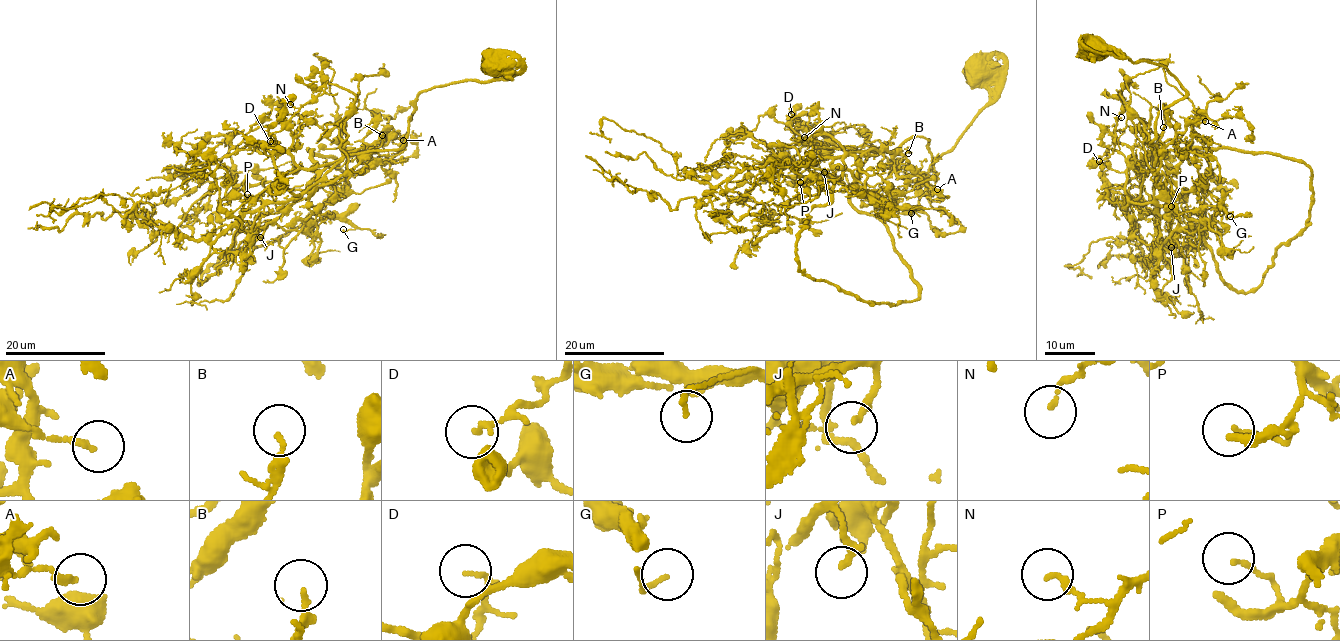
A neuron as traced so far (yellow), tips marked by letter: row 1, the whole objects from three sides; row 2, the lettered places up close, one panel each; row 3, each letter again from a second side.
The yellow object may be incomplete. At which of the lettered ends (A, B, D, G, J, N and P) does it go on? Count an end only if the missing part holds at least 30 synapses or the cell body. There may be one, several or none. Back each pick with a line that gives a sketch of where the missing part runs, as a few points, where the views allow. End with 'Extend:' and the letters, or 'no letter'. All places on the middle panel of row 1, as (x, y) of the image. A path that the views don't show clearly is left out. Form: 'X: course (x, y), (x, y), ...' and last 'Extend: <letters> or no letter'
J: course (824, 172), (847, 170), (844, 173)
P: course (800, 182), (784, 181), (779, 190), (783, 186), (786, 191)
Extend: J, P

